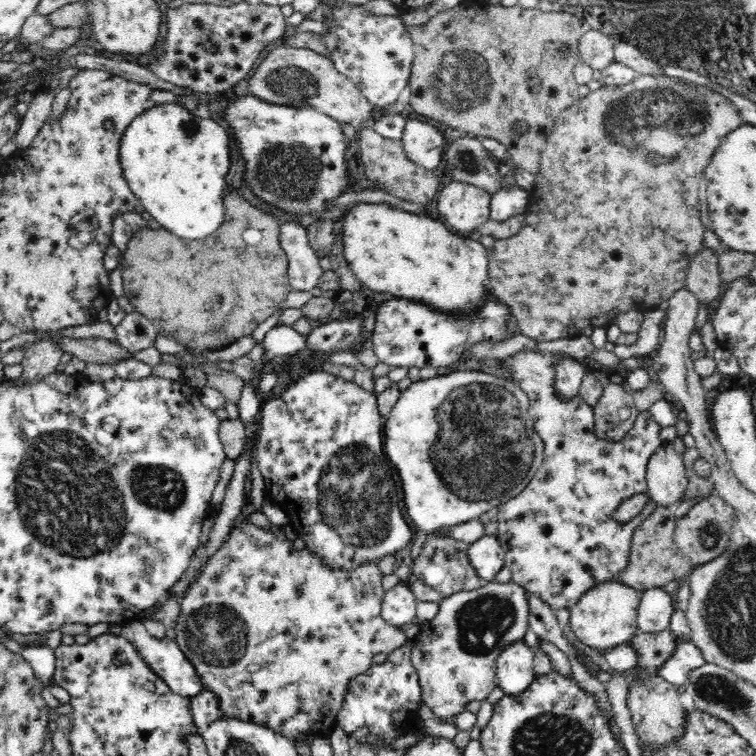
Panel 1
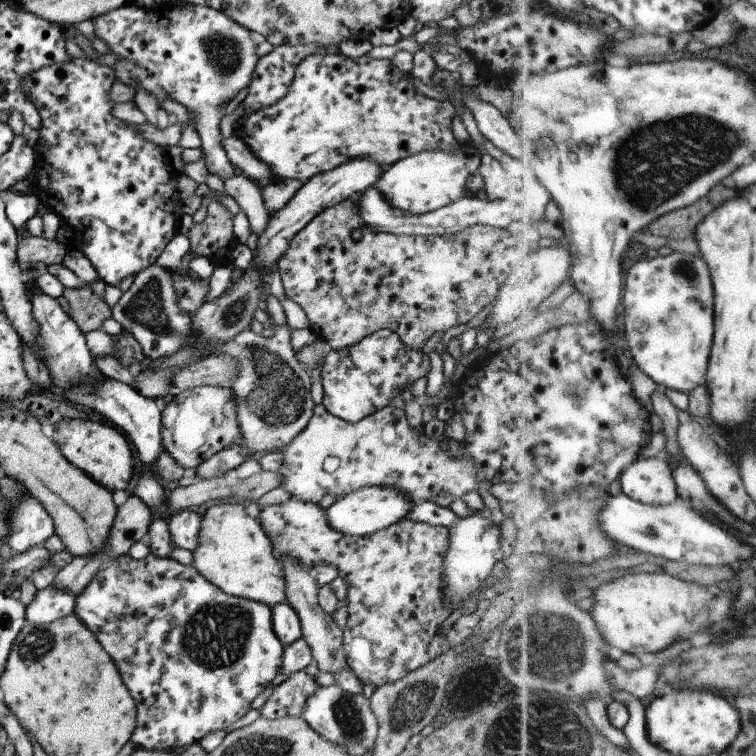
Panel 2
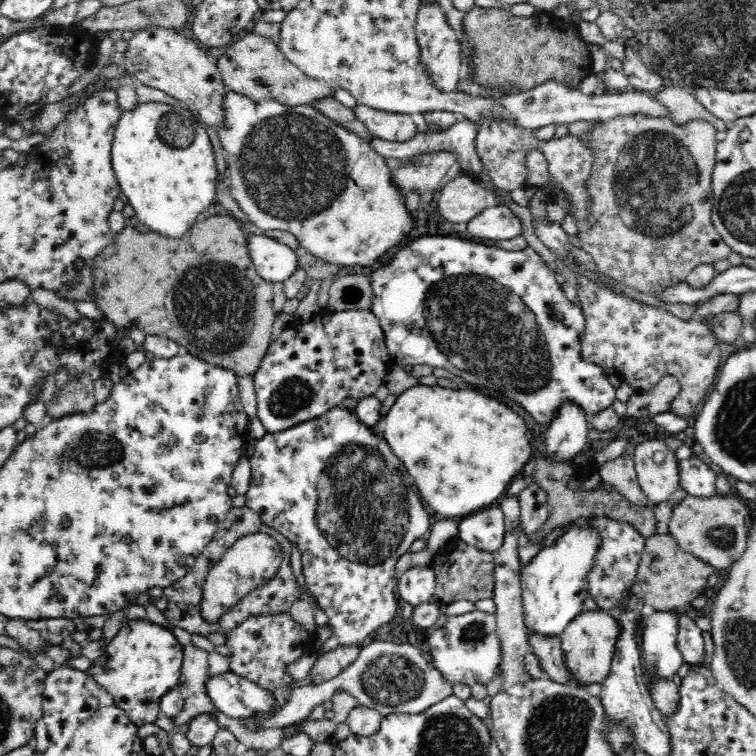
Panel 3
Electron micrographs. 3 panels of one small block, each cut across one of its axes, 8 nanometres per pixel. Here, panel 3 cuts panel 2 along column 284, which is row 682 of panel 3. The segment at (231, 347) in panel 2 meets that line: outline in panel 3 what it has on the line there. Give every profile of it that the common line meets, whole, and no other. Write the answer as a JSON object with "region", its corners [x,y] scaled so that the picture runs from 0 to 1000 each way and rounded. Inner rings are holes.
{"region":[[[489,845],[476,854],[474,870],[463,881],[458,881],[447,894],[425,906],[392,909],[386,913],[384,926],[362,947],[341,952],[341,962],[390,963],[410,950],[413,939],[421,931],[434,933],[444,914],[458,914],[468,919],[476,933],[499,939],[507,948],[532,942],[556,944],[571,931],[599,918],[598,905],[587,899],[583,889],[573,882],[558,854]]]}

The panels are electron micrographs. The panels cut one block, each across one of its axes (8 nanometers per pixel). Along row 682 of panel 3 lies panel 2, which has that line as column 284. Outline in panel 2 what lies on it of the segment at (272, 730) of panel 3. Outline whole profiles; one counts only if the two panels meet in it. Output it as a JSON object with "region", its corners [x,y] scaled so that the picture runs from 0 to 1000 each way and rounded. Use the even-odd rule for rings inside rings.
{"region":[[[368,231],[352,239],[347,246],[345,258],[354,283],[358,286],[376,275],[389,262],[401,242],[394,237],[373,237]]]}

